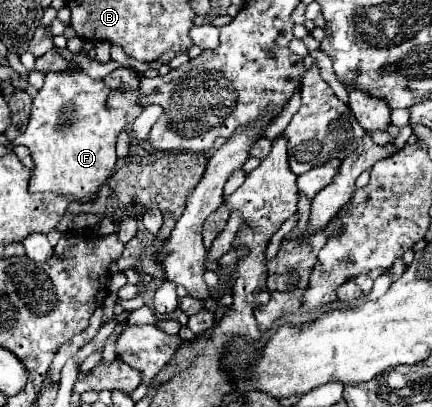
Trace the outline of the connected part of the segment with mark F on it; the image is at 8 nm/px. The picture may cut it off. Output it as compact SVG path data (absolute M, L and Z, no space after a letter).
M48 72L42 90L32 102L30 122L22 136L16 138L16 144L24 144L32 152L34 170L30 178L30 192L54 192L54 194L70 194L74 202L86 204L96 200L98 192L112 176L116 164L116 136L120 130L128 126L128 118L122 112L110 112L106 106L108 86L92 80L86 72Z

